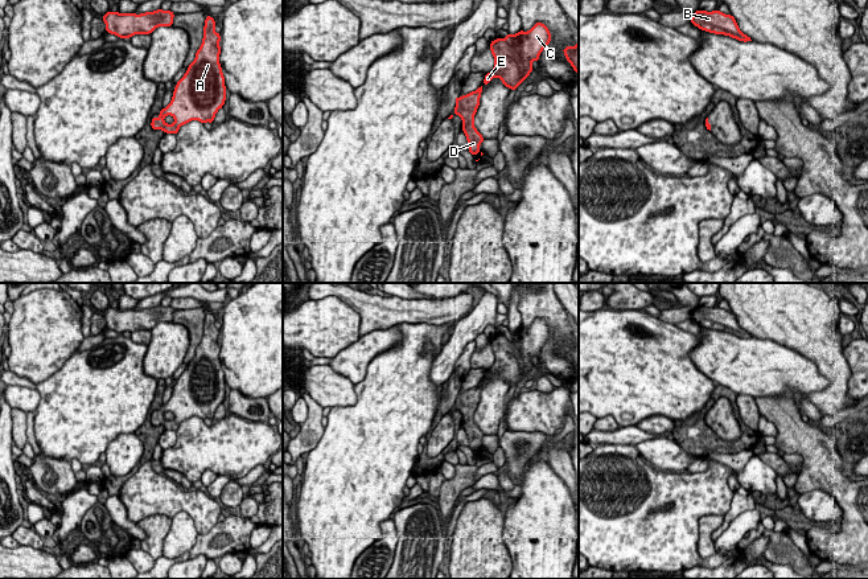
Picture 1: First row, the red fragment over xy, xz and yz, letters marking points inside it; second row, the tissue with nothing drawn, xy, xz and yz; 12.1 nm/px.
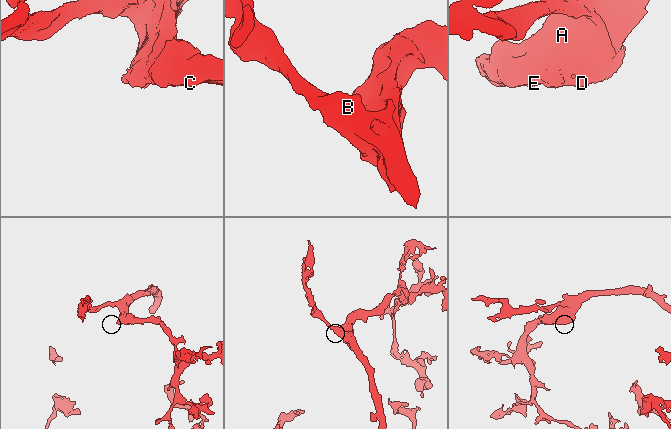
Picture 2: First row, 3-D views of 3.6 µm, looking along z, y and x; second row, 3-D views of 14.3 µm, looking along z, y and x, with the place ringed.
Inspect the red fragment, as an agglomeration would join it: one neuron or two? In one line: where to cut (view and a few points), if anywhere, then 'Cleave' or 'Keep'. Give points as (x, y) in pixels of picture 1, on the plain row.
No split. Keep

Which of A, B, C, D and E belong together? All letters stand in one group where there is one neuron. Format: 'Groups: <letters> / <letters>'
Groups: A B C D E

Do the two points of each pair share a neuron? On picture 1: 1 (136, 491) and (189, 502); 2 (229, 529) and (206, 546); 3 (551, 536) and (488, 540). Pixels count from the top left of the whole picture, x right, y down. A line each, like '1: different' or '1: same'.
1: same
2: same
3: different

